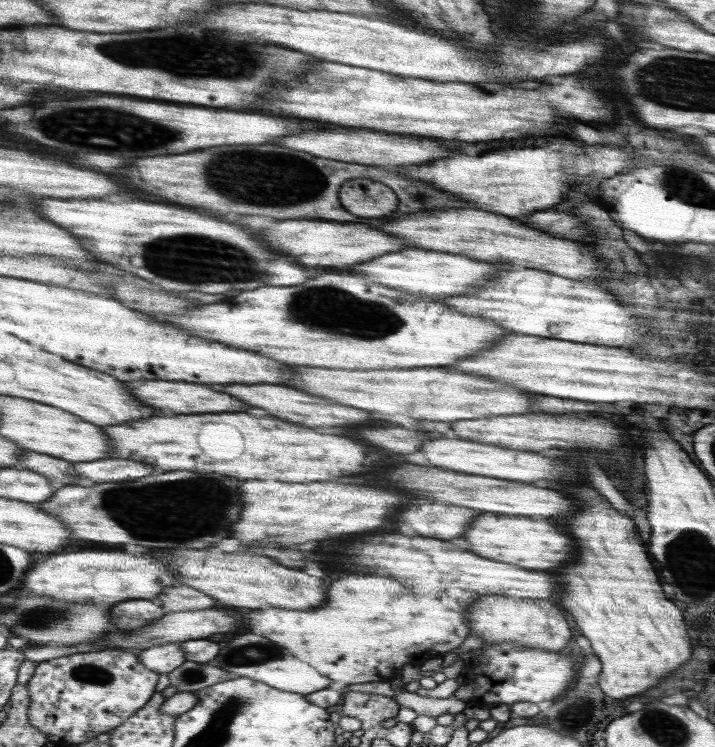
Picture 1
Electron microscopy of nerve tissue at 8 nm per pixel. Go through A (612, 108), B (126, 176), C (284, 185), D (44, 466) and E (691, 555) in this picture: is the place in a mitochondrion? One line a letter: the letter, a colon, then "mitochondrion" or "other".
A: other
B: other
C: mitochondrion
D: other
E: mitochondrion

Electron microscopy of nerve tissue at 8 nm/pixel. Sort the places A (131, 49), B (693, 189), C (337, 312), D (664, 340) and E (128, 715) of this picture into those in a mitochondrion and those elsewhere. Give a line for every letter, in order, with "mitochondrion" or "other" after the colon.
A: mitochondrion
B: mitochondrion
C: mitochondrion
D: other
E: other

